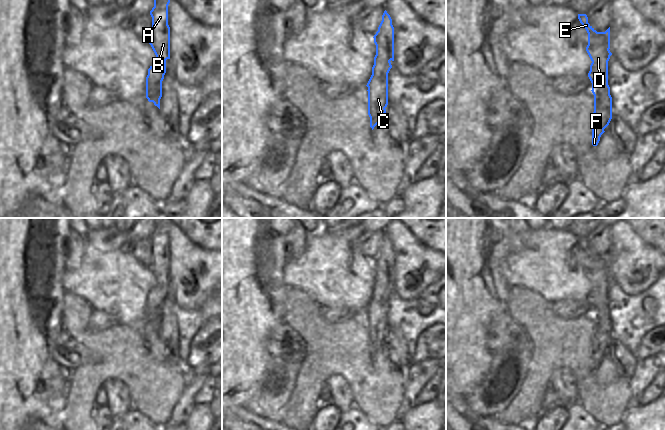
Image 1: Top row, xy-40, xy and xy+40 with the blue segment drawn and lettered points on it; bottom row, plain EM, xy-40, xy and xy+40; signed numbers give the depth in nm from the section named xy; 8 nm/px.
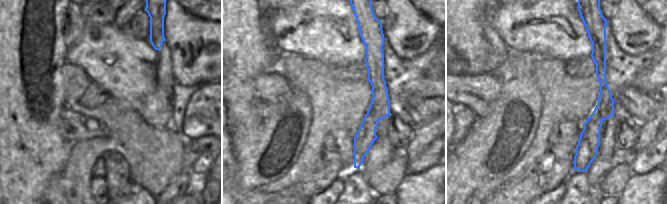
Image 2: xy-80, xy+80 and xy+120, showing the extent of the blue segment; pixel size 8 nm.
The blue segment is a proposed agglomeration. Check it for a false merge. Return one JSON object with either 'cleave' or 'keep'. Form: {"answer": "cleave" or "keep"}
{"answer": "cleave"}

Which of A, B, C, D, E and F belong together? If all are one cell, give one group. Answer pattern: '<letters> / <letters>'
A B C F / D E

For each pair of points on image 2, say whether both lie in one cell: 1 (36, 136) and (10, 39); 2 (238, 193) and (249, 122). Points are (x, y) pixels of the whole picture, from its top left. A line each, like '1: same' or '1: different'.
1: same
2: different

